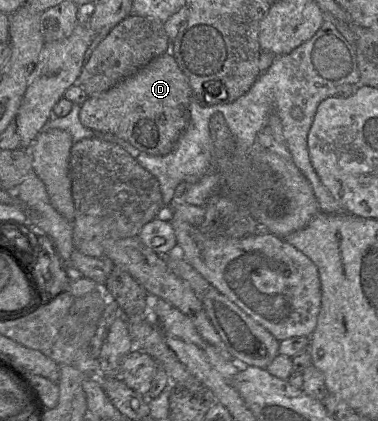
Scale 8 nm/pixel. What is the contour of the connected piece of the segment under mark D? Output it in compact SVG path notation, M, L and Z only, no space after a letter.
M167 52L108 91L89 96L81 105L80 121L89 129L115 134L140 152L163 156L172 152L189 123L191 98L187 76Z

